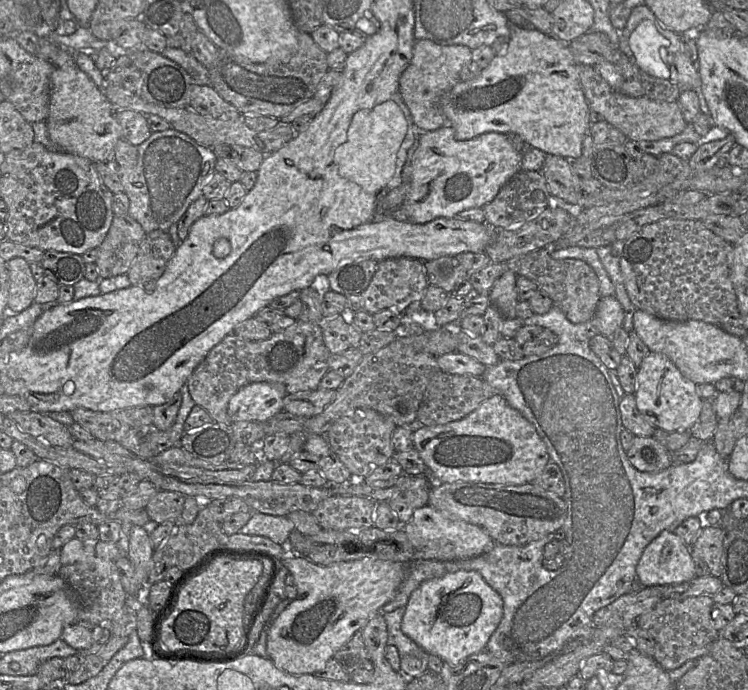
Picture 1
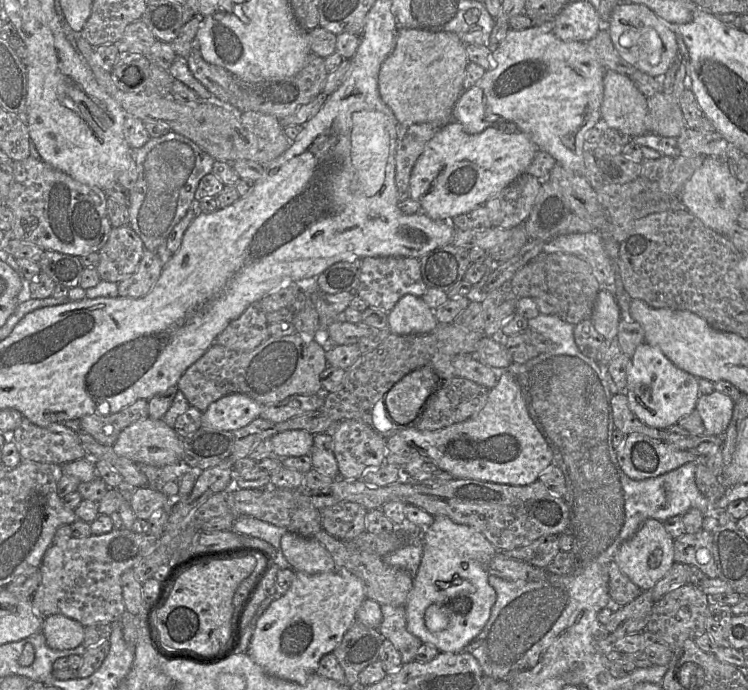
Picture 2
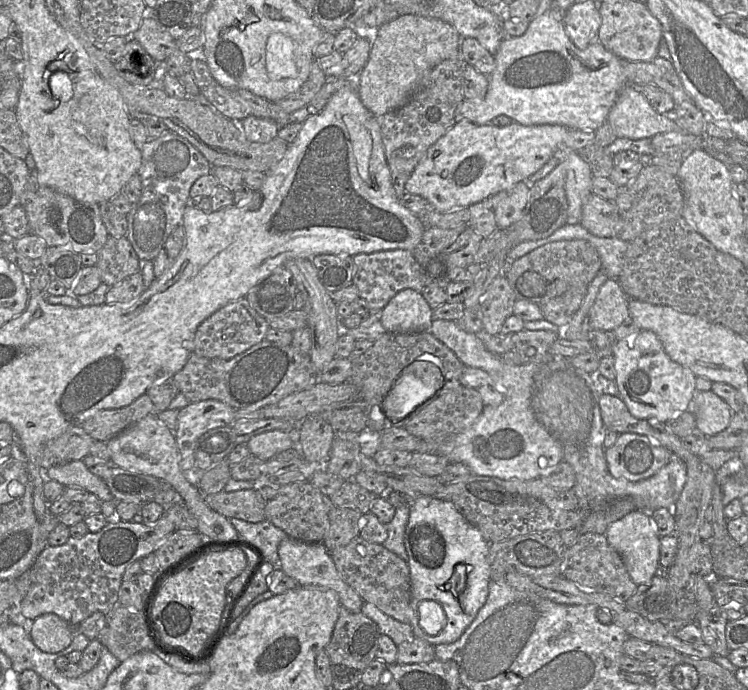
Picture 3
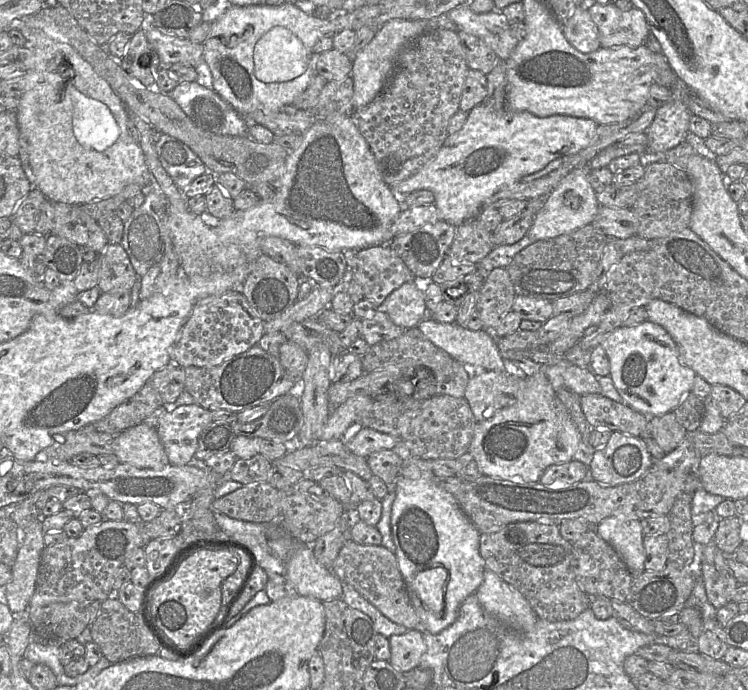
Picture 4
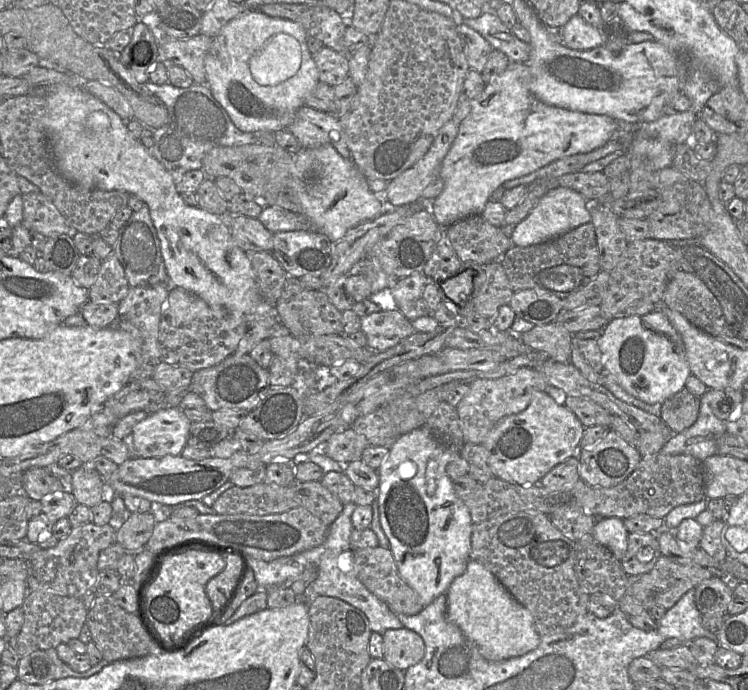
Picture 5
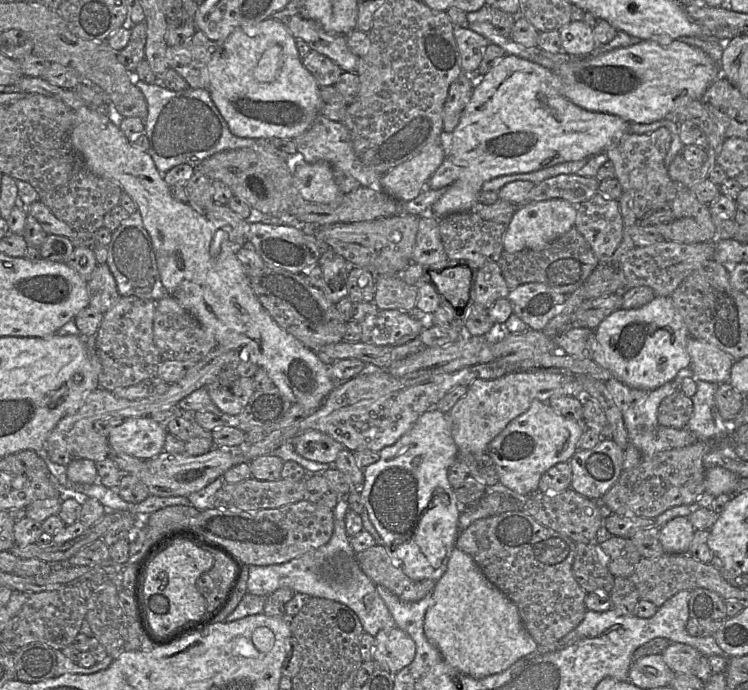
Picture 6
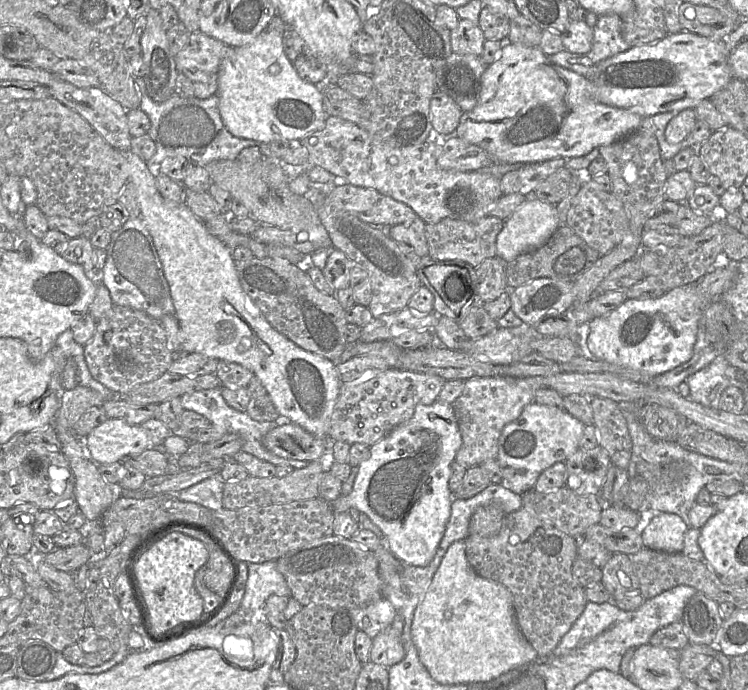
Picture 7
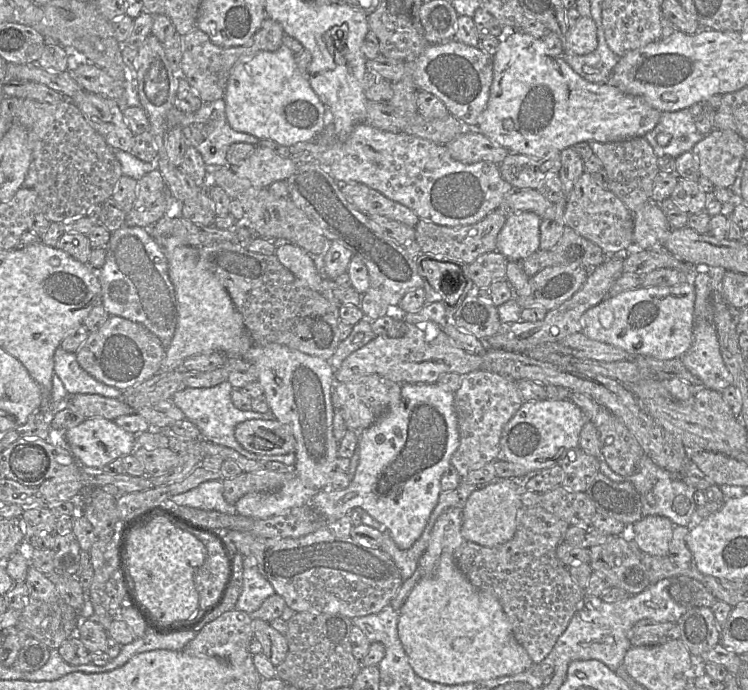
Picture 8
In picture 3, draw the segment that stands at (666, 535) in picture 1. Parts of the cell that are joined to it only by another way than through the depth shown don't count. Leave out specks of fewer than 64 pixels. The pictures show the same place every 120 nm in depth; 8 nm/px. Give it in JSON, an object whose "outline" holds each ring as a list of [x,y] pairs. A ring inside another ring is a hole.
{"outline":[[[635,510],[612,522],[605,537],[608,543],[621,555],[627,571],[636,585],[649,582],[660,570],[660,536],[651,518],[652,512]]]}

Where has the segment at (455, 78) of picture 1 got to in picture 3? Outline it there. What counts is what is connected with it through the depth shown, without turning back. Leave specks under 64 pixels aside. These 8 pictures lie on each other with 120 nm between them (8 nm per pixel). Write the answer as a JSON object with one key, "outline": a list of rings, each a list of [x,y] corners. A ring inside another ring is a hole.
{"outline":[[[408,14],[400,15],[396,19],[381,25],[375,40],[371,44],[368,61],[359,75],[357,93],[364,107],[374,116],[379,116],[404,106],[429,70],[444,60],[460,56],[462,39],[453,26],[437,18]]]}

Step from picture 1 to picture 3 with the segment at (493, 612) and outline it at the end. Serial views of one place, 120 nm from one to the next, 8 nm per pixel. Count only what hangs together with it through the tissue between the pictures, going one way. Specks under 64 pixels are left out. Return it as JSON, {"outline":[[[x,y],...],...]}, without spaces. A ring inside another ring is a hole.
{"outline":[[[421,495],[409,503],[409,520],[405,530],[405,547],[410,570],[410,625],[416,637],[432,646],[455,642],[473,622],[489,593],[491,567],[489,542],[471,524],[454,503]],[[422,601],[438,602],[444,609],[446,625],[435,635],[427,635],[418,625],[417,610]]]}

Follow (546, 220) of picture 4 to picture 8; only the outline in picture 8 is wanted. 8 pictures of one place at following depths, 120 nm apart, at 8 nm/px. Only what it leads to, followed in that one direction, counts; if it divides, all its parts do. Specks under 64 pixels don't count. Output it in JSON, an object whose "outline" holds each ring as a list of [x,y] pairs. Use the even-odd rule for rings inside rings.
{"outline":[[[534,212],[507,217],[497,236],[497,249],[507,260],[522,261],[539,249],[542,219]]]}

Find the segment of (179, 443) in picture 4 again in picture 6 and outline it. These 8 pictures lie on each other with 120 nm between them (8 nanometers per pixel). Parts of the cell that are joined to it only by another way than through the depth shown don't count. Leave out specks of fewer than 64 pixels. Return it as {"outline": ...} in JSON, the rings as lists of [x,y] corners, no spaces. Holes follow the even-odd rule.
{"outline":[[[150,416],[130,417],[113,428],[107,437],[111,450],[147,460],[164,451],[165,425]]]}

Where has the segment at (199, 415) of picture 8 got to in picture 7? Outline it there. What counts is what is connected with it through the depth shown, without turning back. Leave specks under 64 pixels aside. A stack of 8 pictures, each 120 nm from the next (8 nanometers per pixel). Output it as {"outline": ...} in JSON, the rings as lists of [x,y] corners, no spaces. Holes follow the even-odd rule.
{"outline":[[[221,384],[219,387],[200,390],[192,393],[184,394],[180,397],[180,402],[184,410],[194,411],[206,417],[221,434],[237,434],[243,439],[243,446],[241,451],[249,453],[261,460],[267,461],[271,464],[292,466],[295,469],[305,468],[309,462],[303,460],[286,459],[272,454],[263,445],[263,438],[267,432],[275,427],[277,423],[274,422],[258,422],[253,420],[246,412],[239,412],[230,407],[222,396]]]}

